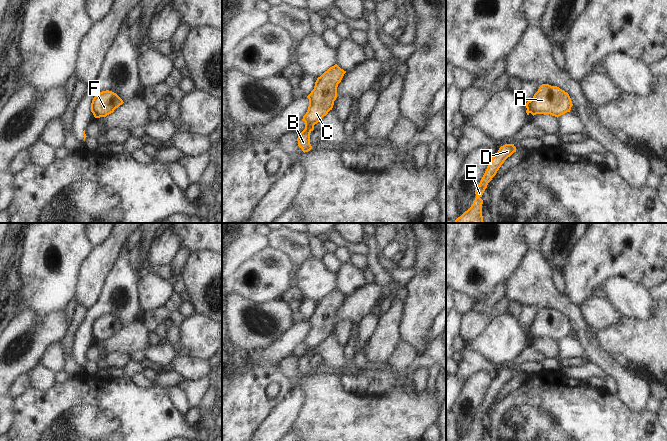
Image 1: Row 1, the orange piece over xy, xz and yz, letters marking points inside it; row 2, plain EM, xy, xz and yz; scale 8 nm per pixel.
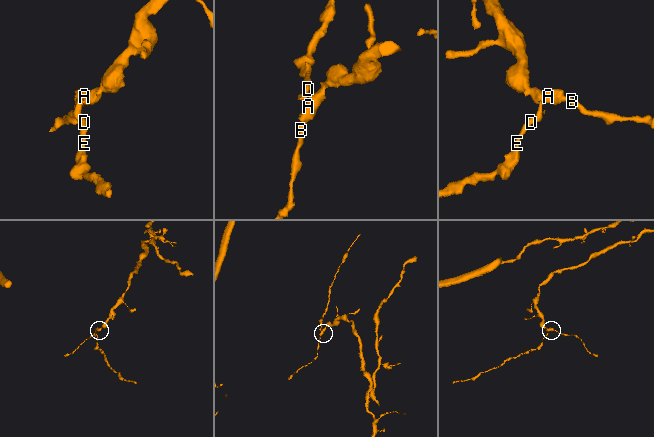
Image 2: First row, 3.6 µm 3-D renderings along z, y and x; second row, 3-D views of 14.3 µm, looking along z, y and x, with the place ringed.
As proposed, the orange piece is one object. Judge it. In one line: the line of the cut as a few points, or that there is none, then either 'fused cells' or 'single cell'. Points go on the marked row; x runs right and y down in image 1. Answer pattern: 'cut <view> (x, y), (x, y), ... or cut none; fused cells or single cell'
cut xy (91, 107), (92, 111); fused cells

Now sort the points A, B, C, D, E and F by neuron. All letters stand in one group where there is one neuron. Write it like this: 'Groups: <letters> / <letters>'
Groups: A B C F / D E.

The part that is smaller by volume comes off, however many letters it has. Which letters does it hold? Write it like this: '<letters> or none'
D, E

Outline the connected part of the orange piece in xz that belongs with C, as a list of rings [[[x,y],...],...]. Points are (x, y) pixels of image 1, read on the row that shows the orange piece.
[[[337,64],[330,67],[317,78],[314,89],[307,96],[309,106],[302,119],[305,122],[305,129],[297,138],[298,146],[304,153],[312,149],[310,133],[314,130],[314,125],[332,110],[334,101],[337,98],[338,84],[345,73],[346,71],[341,69]]]

